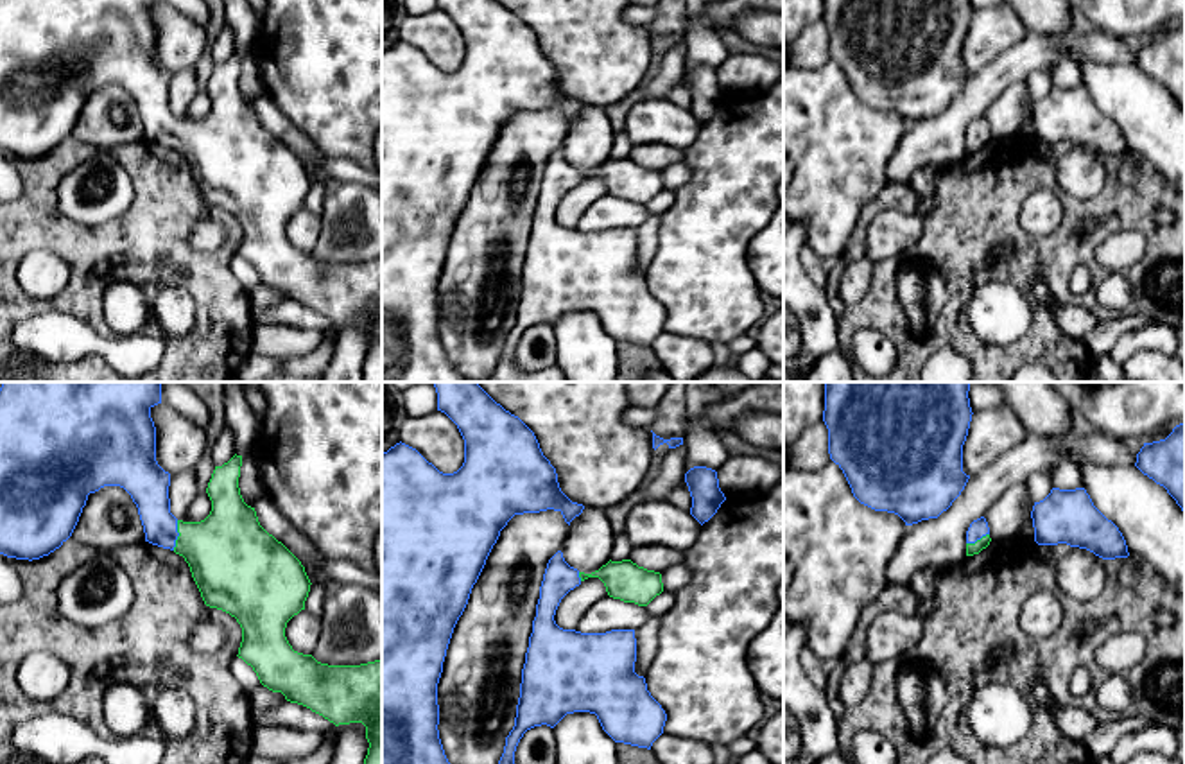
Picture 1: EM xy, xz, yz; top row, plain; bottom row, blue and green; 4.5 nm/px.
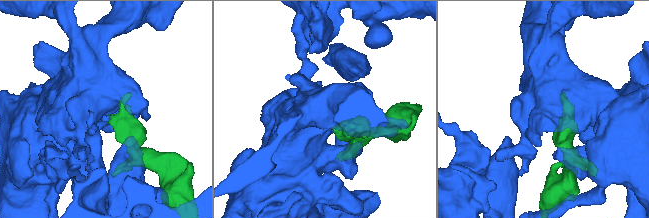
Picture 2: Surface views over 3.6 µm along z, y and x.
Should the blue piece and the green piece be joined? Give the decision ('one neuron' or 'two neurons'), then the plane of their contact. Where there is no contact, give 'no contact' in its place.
one neuron | xy

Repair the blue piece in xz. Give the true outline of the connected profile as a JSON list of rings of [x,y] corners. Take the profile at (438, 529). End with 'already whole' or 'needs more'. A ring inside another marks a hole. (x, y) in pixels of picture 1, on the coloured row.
[[[477,382],[432,384],[437,411],[457,425],[464,439],[464,463],[457,472],[443,473],[402,441],[382,454],[382,764],[450,764],[437,730],[437,683],[454,628],[500,531],[515,515],[554,509],[570,525],[584,509],[561,491],[556,468],[534,432]]]; already whole

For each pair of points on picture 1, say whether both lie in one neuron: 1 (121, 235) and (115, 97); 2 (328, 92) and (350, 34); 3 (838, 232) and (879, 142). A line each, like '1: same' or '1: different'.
1: different
2: same
3: same

